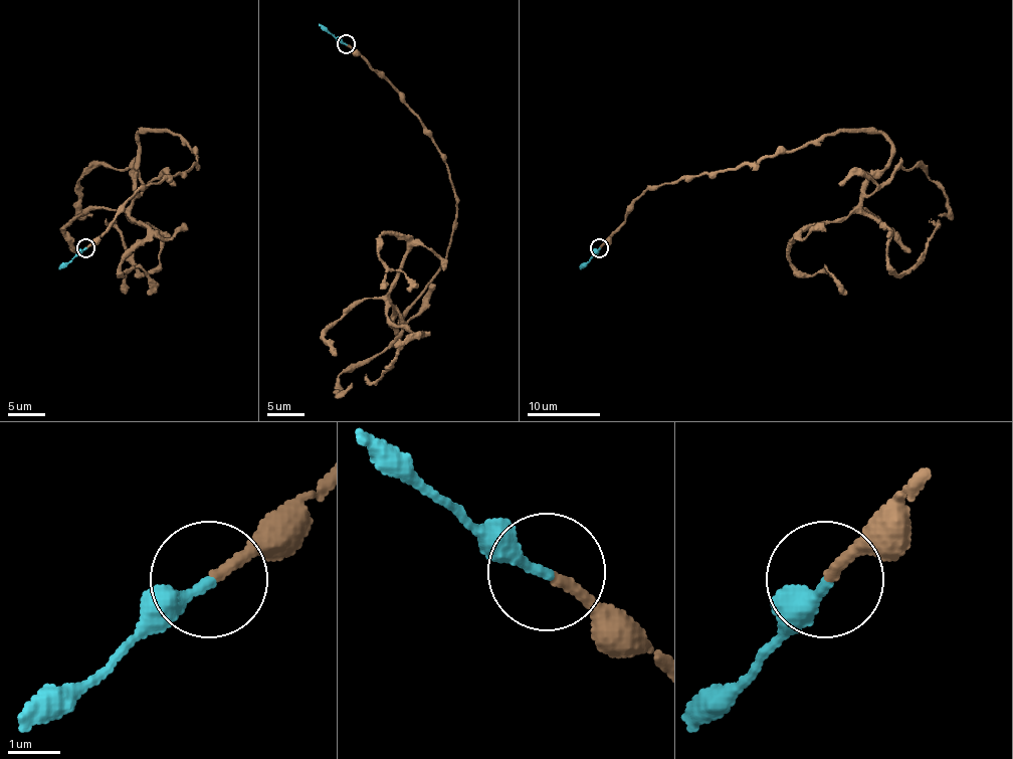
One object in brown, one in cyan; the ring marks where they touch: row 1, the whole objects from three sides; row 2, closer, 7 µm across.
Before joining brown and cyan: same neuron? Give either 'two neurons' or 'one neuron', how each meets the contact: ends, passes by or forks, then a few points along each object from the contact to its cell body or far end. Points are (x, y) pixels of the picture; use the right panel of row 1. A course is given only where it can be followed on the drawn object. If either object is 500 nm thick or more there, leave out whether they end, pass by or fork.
one neuron; brown ends there; cyan ends there; brown runs (600, 247), (647, 189), (880, 132), (890, 161), (861, 201), (790, 245), (799, 271), (825, 267), (845, 295); cyan runs (600, 247), (579, 269)

